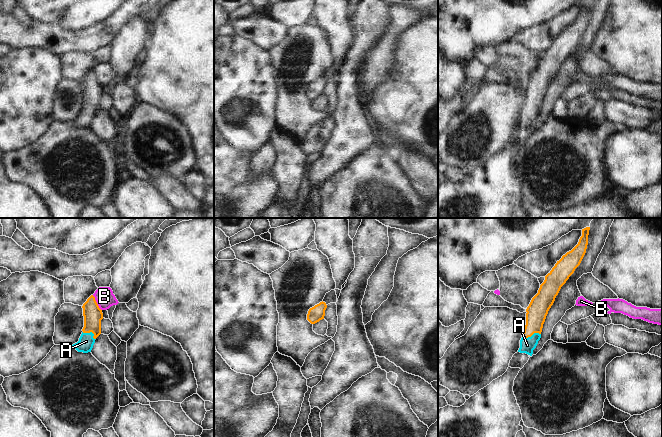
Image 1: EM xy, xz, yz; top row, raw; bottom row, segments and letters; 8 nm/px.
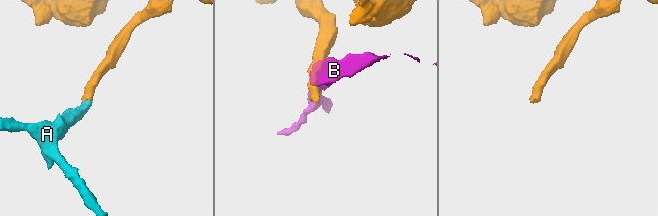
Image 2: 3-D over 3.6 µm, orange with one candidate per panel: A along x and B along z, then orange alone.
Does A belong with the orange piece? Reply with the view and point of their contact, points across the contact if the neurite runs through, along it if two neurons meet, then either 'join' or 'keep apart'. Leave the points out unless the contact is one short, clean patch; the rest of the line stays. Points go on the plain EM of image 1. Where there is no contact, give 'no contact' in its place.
contact yz (531, 111); way yz (539, 82), (531, 111), (527, 121); join

